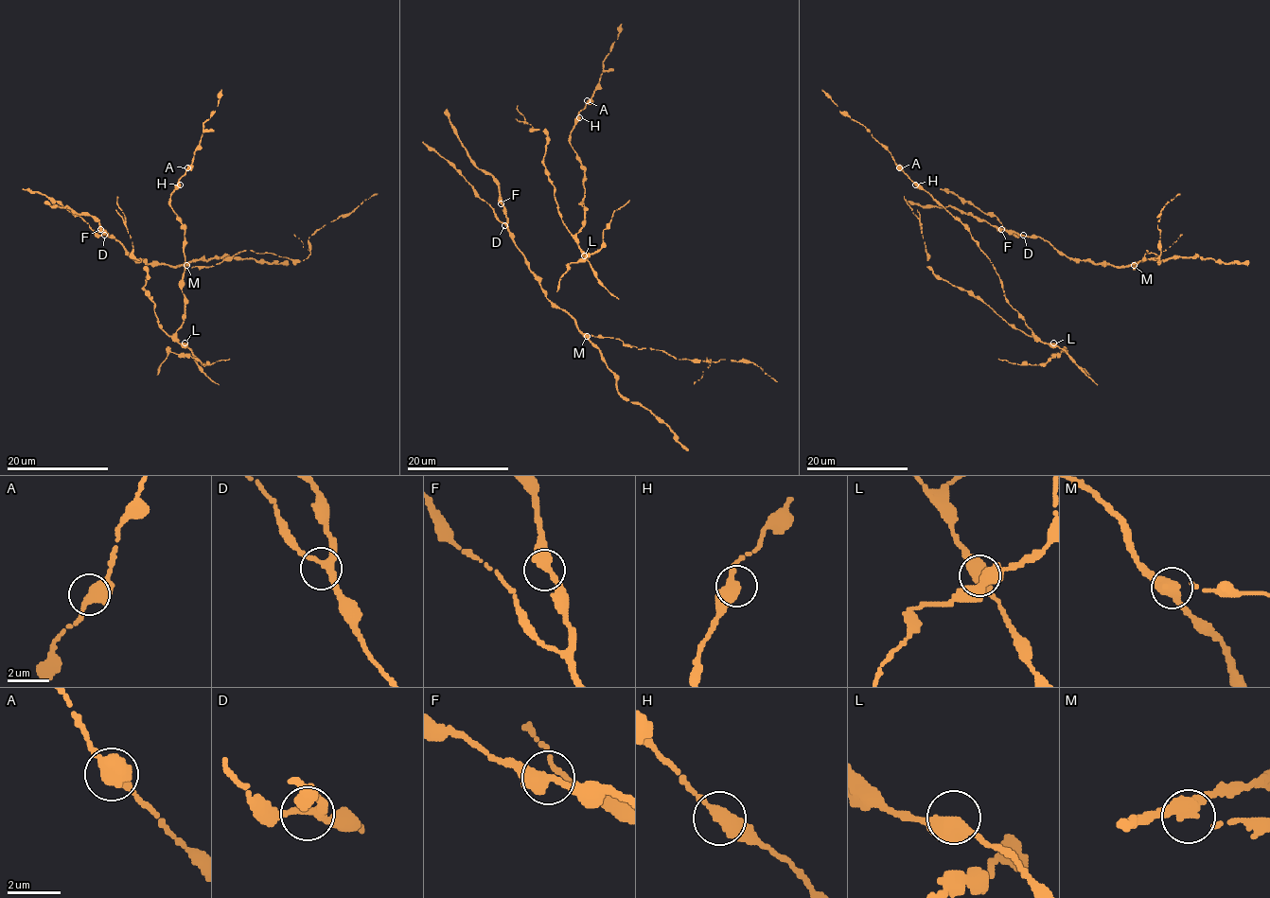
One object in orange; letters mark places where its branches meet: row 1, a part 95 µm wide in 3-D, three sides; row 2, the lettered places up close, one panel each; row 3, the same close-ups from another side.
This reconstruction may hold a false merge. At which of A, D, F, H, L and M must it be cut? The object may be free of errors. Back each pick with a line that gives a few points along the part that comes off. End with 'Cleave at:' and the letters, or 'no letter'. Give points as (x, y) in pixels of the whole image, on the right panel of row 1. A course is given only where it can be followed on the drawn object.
M: (1134, 266), (1148, 253), (1146, 251), (1157, 255), (1159, 260), (1160, 211), (1179, 193)
Cleave at: M

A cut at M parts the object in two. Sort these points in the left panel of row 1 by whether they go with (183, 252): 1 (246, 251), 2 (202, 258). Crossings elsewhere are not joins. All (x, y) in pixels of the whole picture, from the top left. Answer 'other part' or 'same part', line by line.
1: other part
2: same part

